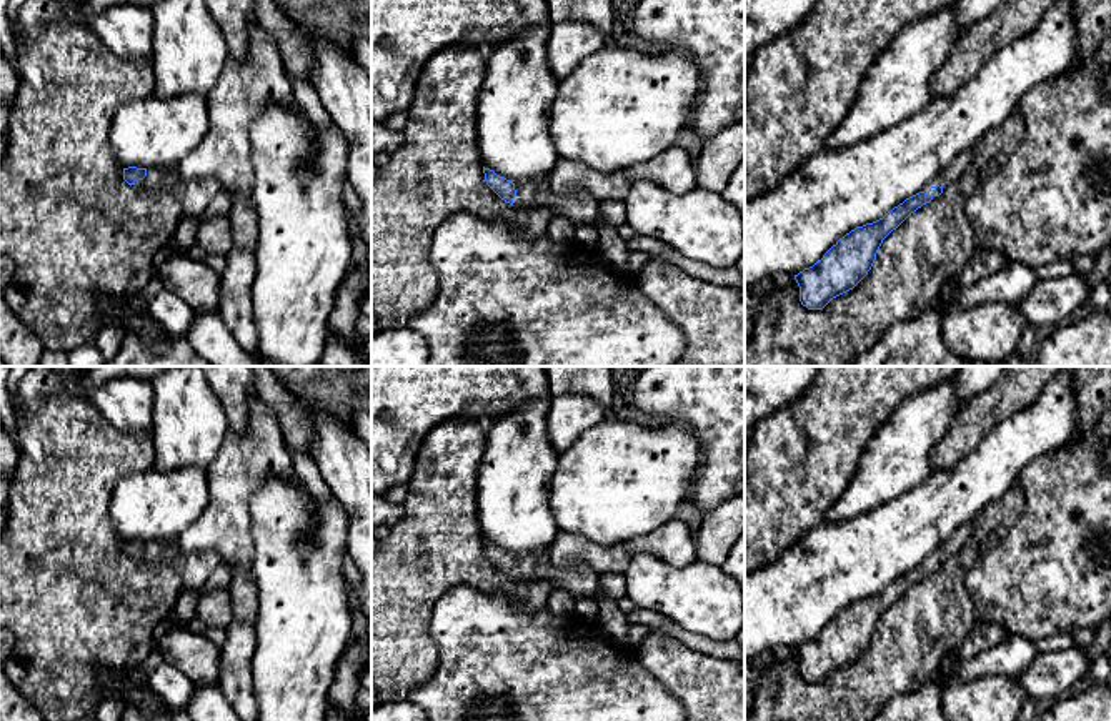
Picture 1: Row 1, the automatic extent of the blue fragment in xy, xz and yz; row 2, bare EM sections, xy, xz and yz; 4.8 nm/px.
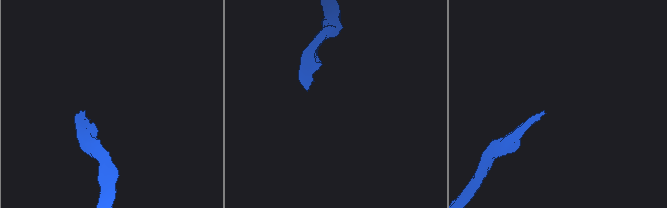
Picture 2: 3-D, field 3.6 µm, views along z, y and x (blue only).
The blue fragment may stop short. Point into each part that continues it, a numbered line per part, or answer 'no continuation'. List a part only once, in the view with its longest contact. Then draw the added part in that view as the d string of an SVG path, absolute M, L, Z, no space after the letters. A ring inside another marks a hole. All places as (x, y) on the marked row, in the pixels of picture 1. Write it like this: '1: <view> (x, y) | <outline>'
1: yz (953, 172) | M973 148L961 152L923 191L928 193L931 186L948 186L961 178L964 168L973 160Z

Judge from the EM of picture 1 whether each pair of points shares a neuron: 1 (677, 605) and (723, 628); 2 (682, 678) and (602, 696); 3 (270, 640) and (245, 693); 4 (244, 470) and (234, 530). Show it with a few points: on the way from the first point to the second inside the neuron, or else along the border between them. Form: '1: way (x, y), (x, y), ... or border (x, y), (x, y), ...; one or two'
1: way (688, 605), (700, 605), (712, 616); one
2: border (637, 655), (683, 703); two
3: border (254, 640), (252, 683), (257, 703); two
4: way (234, 485), (234, 515); one

